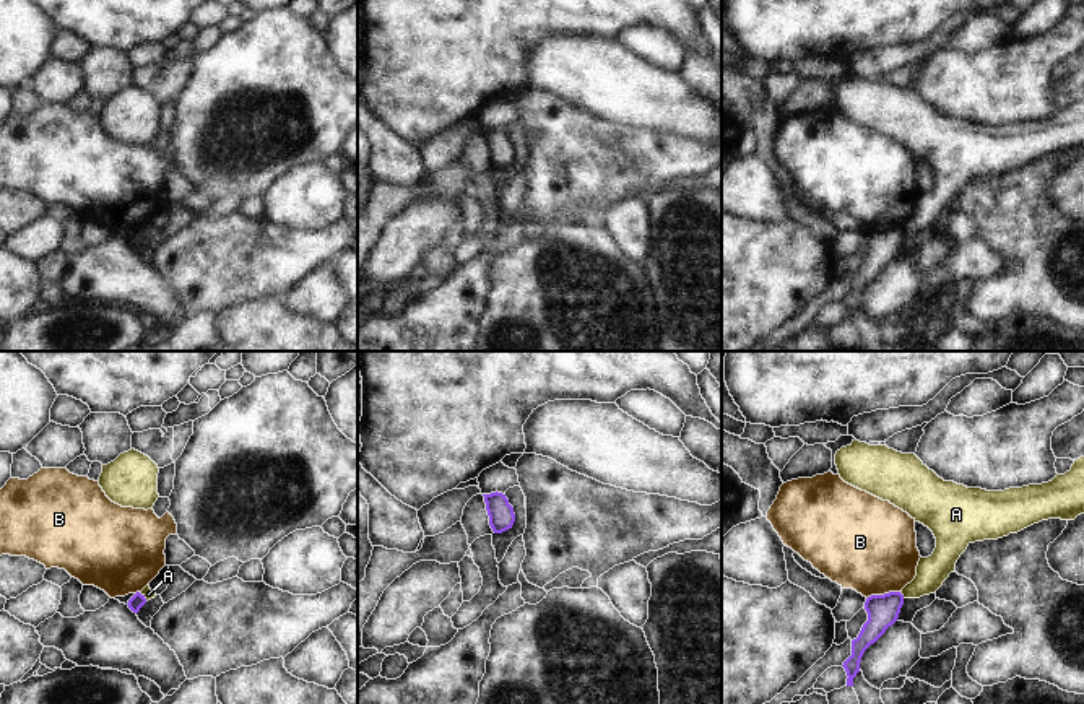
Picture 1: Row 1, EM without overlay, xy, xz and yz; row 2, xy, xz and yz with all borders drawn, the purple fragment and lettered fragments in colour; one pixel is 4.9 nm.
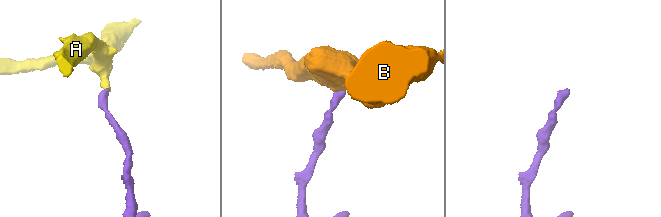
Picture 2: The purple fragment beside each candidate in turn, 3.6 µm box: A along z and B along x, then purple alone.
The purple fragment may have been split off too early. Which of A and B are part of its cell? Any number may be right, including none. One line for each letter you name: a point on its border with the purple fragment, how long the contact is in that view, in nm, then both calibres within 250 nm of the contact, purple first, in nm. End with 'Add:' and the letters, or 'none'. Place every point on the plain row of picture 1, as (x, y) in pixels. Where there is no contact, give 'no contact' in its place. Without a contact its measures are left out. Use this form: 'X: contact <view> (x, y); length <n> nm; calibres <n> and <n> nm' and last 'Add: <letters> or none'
Add: none

